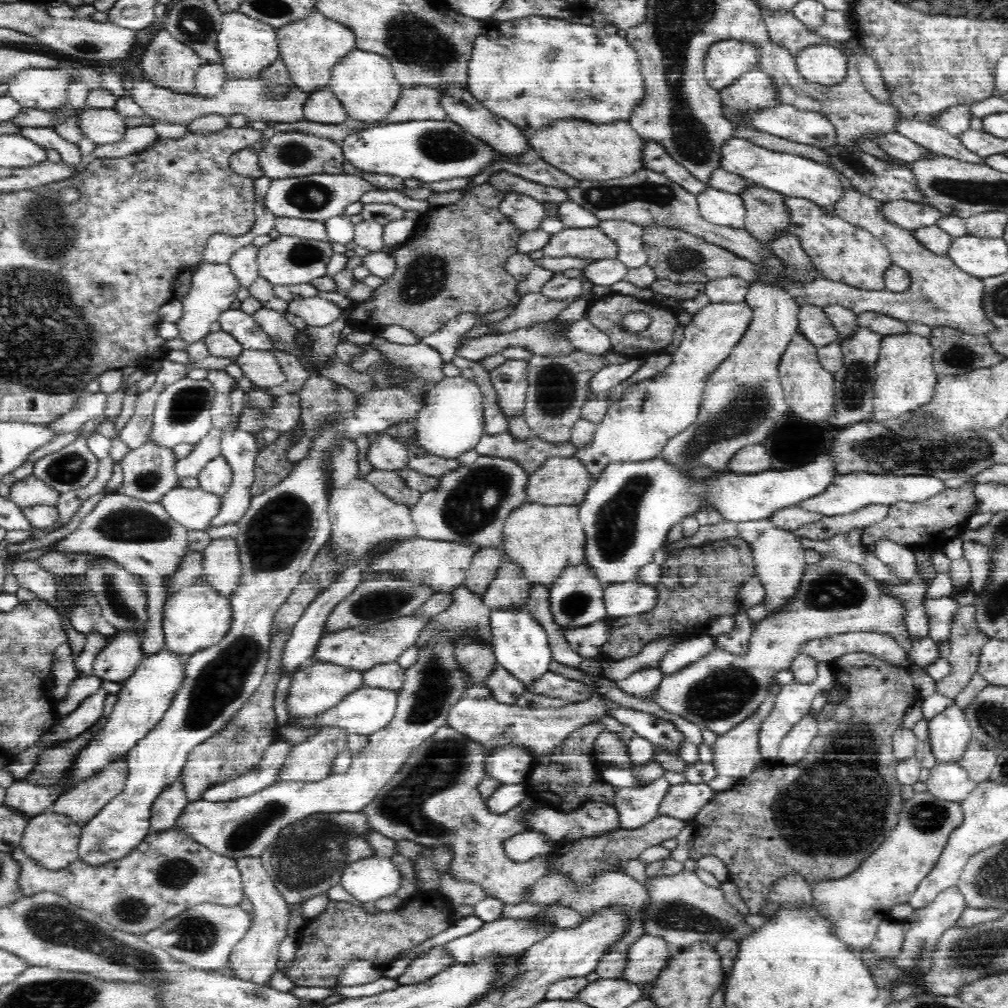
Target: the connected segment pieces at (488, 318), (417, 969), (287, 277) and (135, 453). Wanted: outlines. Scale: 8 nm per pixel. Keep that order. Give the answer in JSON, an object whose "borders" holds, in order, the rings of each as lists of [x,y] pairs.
{"borders":[[[[505,309],[492,313],[462,313],[454,319],[446,320],[441,330],[434,334],[421,338],[420,343],[428,344],[438,350],[440,362],[452,363],[456,358],[456,352],[461,346],[461,341],[478,324],[498,323],[508,318],[515,309]]],[[[438,944],[432,950],[422,952],[416,960],[412,961],[412,964],[398,976],[398,984],[411,985],[424,982],[454,963],[455,960],[443,950],[443,944]]],[[[282,234],[258,249],[256,267],[259,277],[267,279],[273,286],[311,283],[312,280],[326,275],[333,254],[330,241]]],[[[148,441],[146,444],[132,449],[121,462],[123,483],[118,492],[144,502],[159,502],[167,492],[179,486],[176,463],[177,459],[171,448]]]]}

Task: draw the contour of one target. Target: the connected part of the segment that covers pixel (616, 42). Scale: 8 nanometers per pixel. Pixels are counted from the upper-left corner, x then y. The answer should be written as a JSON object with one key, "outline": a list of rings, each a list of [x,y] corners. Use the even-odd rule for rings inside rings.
{"outline":[[[534,15],[518,20],[488,19],[482,22],[481,33],[476,37],[469,60],[466,88],[482,106],[513,122],[521,131],[540,130],[560,118],[596,123],[629,121],[636,104],[644,99],[644,78],[638,55],[626,38],[608,28]]]}

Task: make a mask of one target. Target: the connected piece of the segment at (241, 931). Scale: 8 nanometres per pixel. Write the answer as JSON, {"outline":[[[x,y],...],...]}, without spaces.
{"outline":[[[203,903],[190,906],[182,914],[178,914],[178,916],[174,916],[174,918],[163,922],[157,929],[144,933],[142,937],[148,944],[171,954],[175,961],[189,964],[197,969],[214,971],[215,967],[225,966],[228,963],[233,948],[237,942],[242,940],[242,937],[245,936],[246,931],[252,923],[252,916],[249,915],[248,911],[243,910],[241,905],[220,906],[213,903]]]}

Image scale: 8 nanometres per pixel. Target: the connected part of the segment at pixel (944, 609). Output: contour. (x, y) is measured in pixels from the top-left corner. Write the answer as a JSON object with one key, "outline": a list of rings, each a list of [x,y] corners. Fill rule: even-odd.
{"outline":[[[951,597],[923,599],[923,607],[928,619],[928,636],[937,643],[949,643],[951,622],[960,604]]]}

